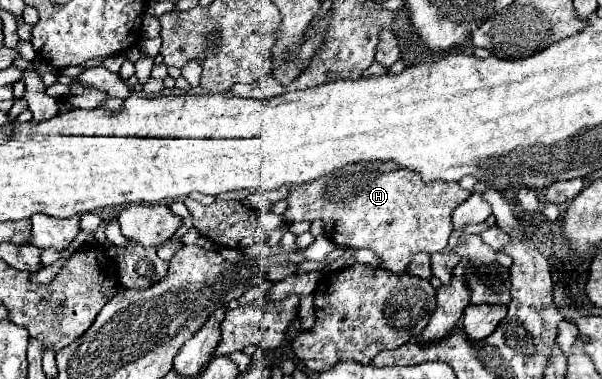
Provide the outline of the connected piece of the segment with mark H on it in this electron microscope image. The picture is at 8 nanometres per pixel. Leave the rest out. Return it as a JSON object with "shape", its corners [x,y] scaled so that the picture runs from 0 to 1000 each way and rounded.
{"shape":[[[593,430],[566,446],[563,462],[533,467],[510,488],[487,488],[470,578],[477,588],[533,578],[543,631],[556,646],[583,657],[610,652],[633,683],[636,710],[669,720],[686,668],[723,668],[743,652],[749,567],[779,515],[782,504],[769,504],[762,483],[703,483],[696,456],[659,446],[653,430]]]}

